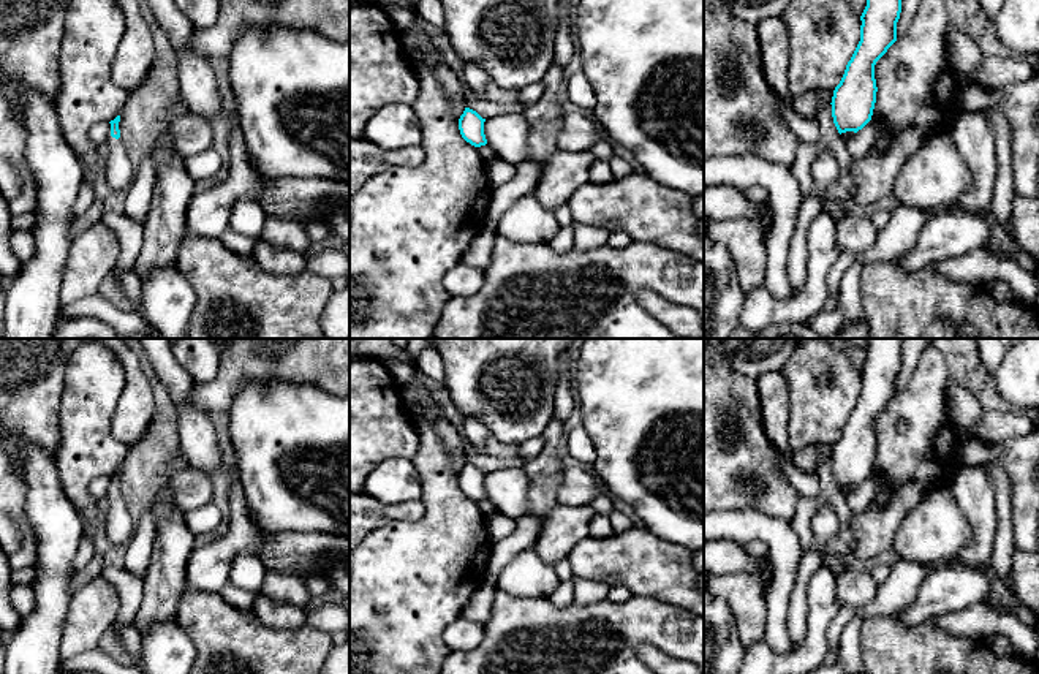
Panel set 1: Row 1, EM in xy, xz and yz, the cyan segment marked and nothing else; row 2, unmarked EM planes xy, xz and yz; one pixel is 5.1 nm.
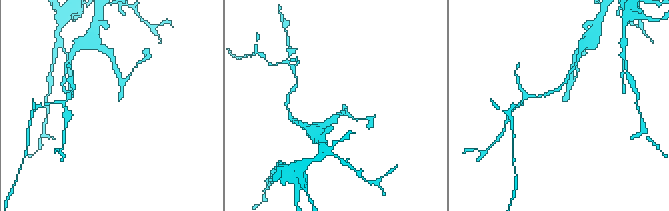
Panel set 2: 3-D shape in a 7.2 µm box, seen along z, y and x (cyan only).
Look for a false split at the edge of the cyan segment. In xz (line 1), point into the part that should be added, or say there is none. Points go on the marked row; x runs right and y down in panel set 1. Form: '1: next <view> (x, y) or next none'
1: next none

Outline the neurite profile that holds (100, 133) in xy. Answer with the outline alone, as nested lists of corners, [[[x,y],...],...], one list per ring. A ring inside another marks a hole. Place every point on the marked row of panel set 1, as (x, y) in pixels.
[[[103,122],[93,125],[89,131],[89,138],[98,147],[108,144],[108,141],[111,139],[111,123]]]

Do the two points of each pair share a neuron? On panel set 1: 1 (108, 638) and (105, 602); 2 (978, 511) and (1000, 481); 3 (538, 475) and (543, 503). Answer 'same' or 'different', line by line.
1: different
2: different
3: same

